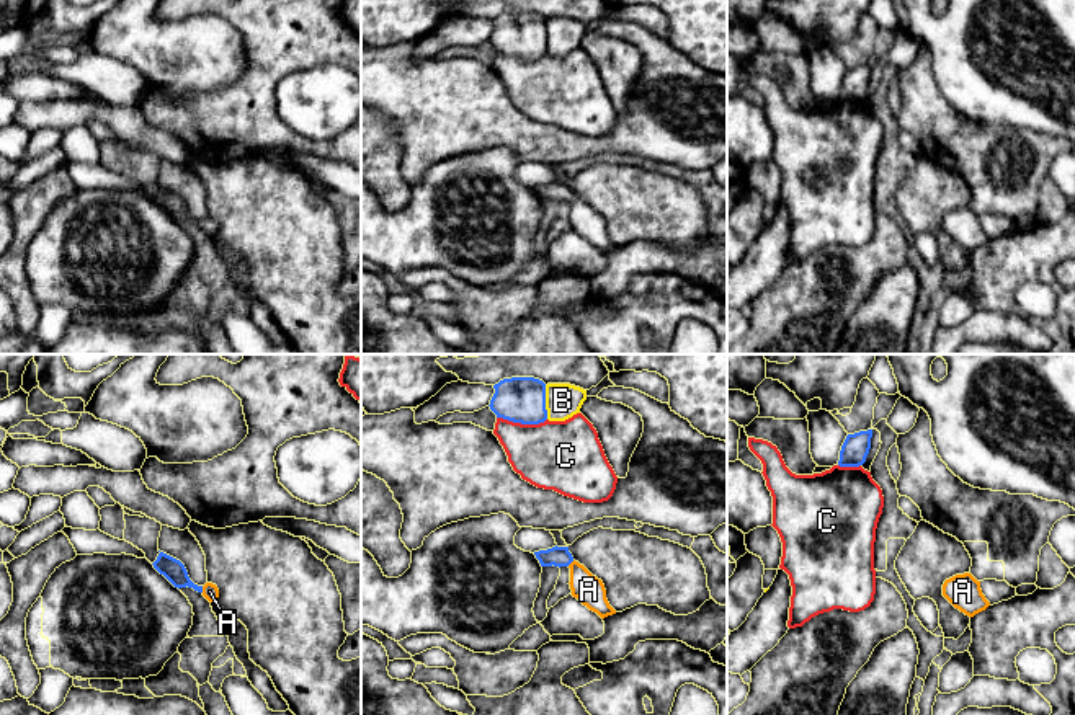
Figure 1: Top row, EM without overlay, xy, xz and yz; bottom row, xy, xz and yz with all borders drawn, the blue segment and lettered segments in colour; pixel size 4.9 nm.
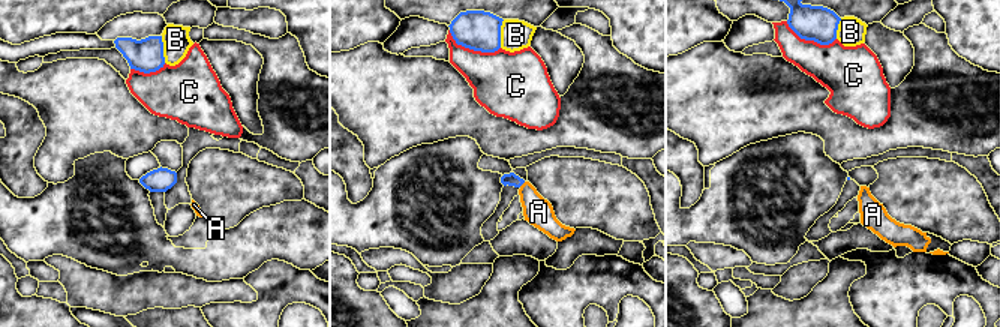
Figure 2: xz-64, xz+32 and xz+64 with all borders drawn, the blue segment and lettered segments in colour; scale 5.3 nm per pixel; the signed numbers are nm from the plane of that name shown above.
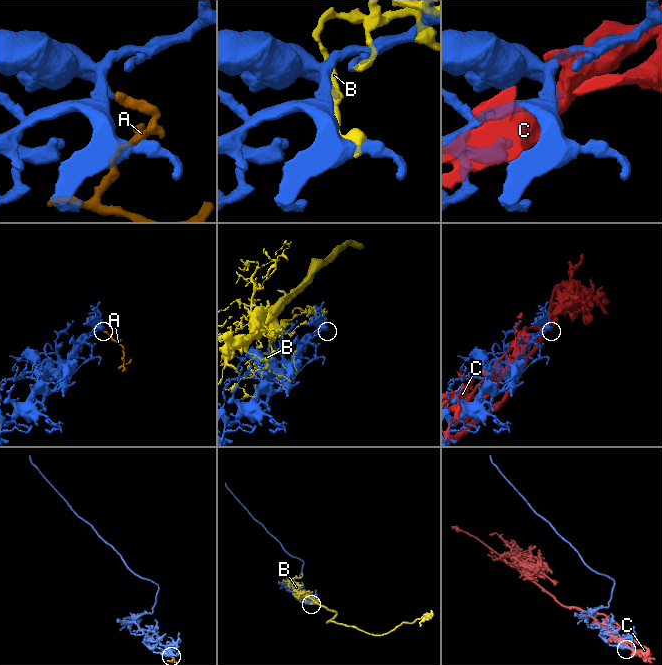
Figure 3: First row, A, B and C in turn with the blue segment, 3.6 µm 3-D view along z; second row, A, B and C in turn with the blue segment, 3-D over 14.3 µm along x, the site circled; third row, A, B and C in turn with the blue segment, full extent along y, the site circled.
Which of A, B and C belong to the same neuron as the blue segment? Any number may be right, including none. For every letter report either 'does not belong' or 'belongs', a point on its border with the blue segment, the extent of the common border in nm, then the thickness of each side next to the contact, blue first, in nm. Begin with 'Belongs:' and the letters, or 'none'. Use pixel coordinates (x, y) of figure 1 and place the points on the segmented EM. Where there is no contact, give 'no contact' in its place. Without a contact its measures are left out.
Belongs: A
A: belongs; meets blue in xy at (201, 590); contact 30 nm long; 110 nm thick on the blue side, 80 nm on the other
B: does not belong; meets blue in xz at (544, 402); contact 170 nm long; 220 nm thick on the blue side, 180 nm on the other
C: does not belong; meets blue in xz at (521, 423); contact 240 nm long; 220 nm thick on the blue side, 340 nm on the other

